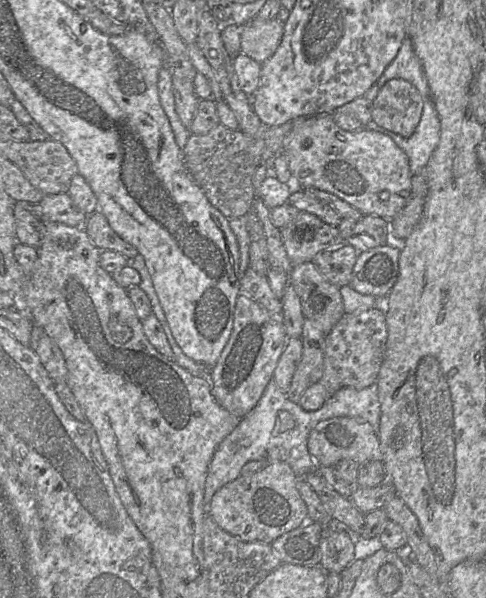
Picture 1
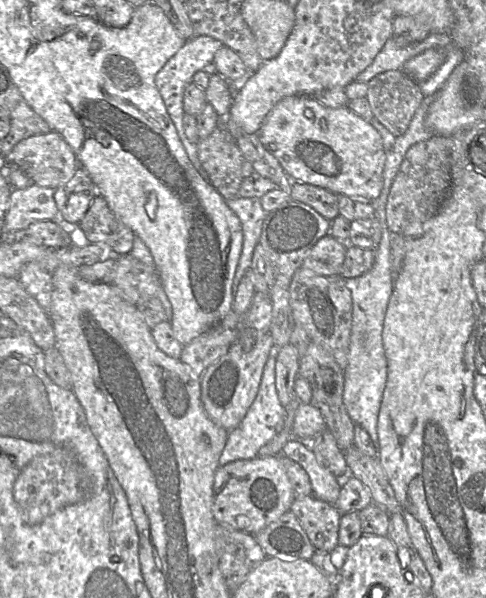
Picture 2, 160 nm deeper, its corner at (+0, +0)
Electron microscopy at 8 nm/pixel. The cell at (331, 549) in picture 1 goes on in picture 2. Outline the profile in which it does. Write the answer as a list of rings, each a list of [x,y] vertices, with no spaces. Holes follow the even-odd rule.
[[[316,496],[295,497],[290,511],[296,516],[315,550],[331,553],[338,546],[342,513]]]

